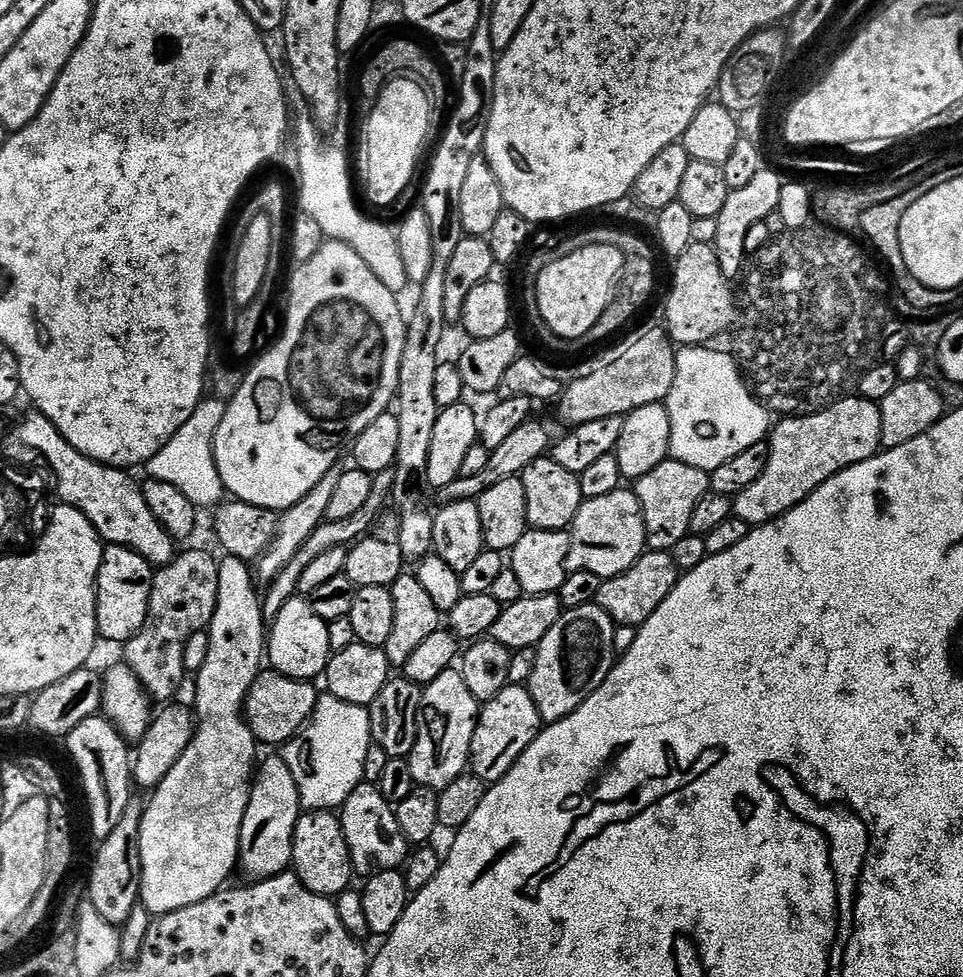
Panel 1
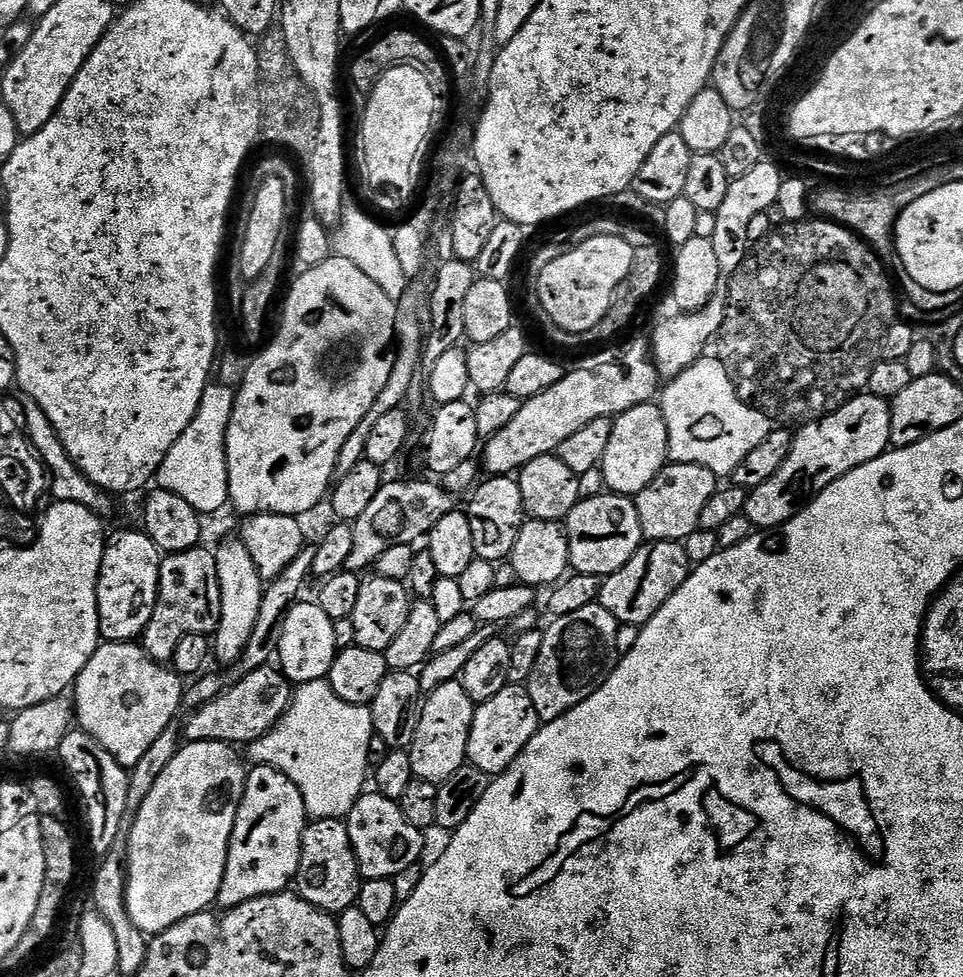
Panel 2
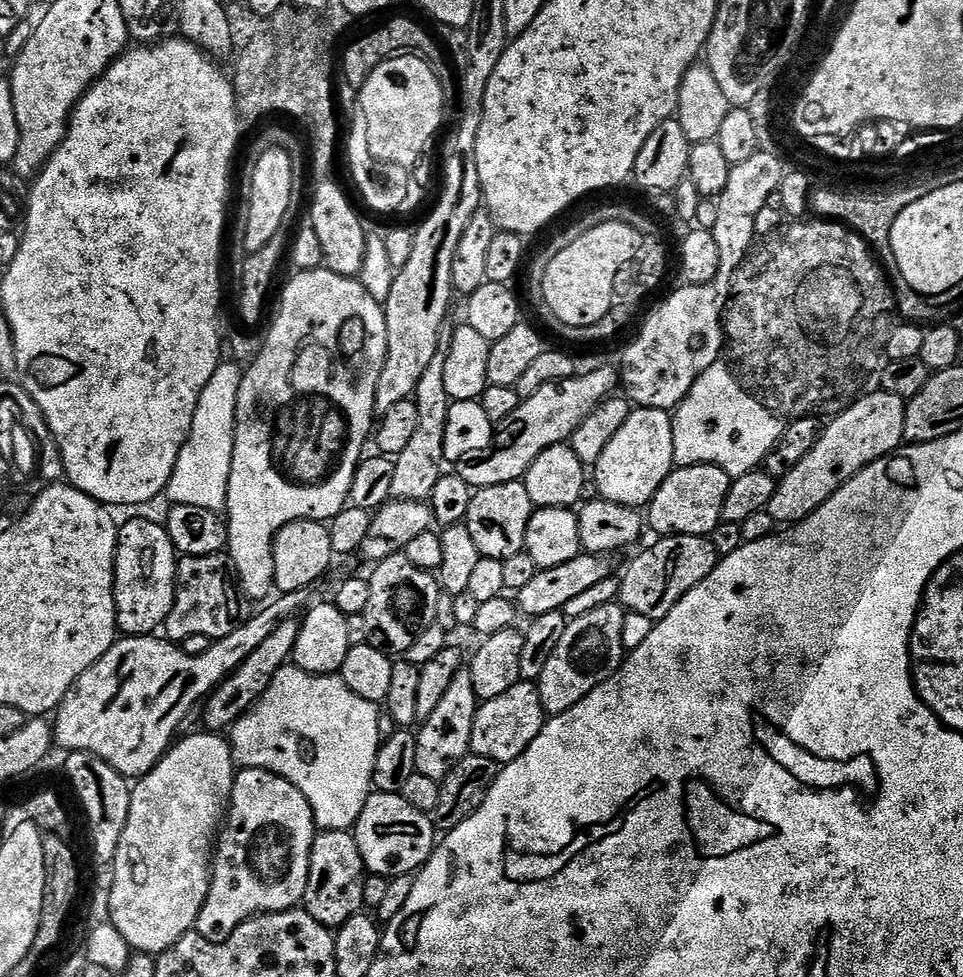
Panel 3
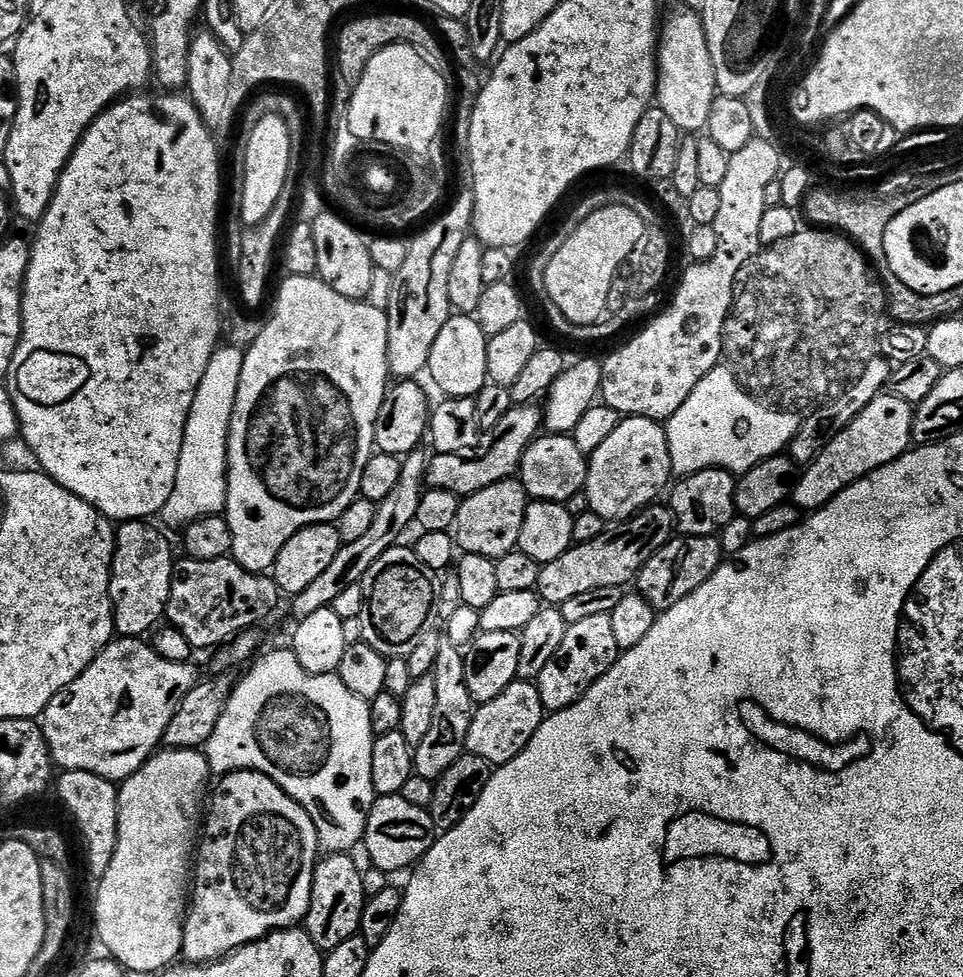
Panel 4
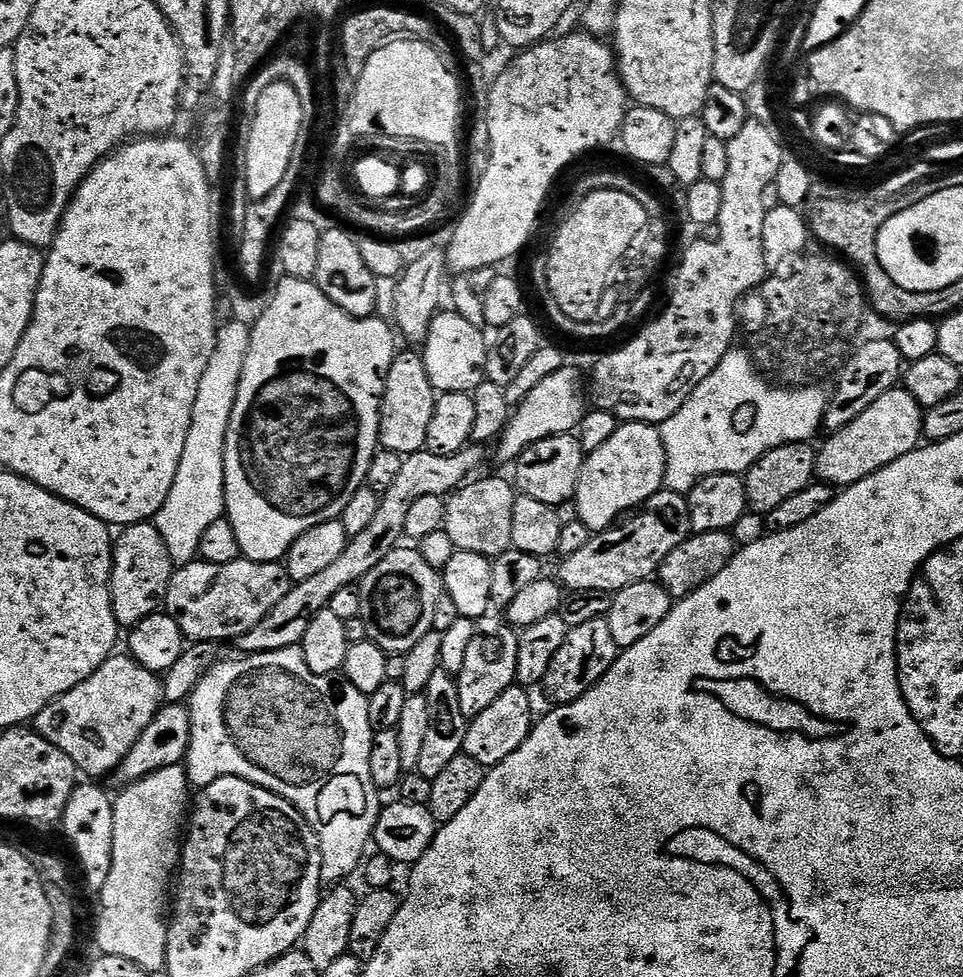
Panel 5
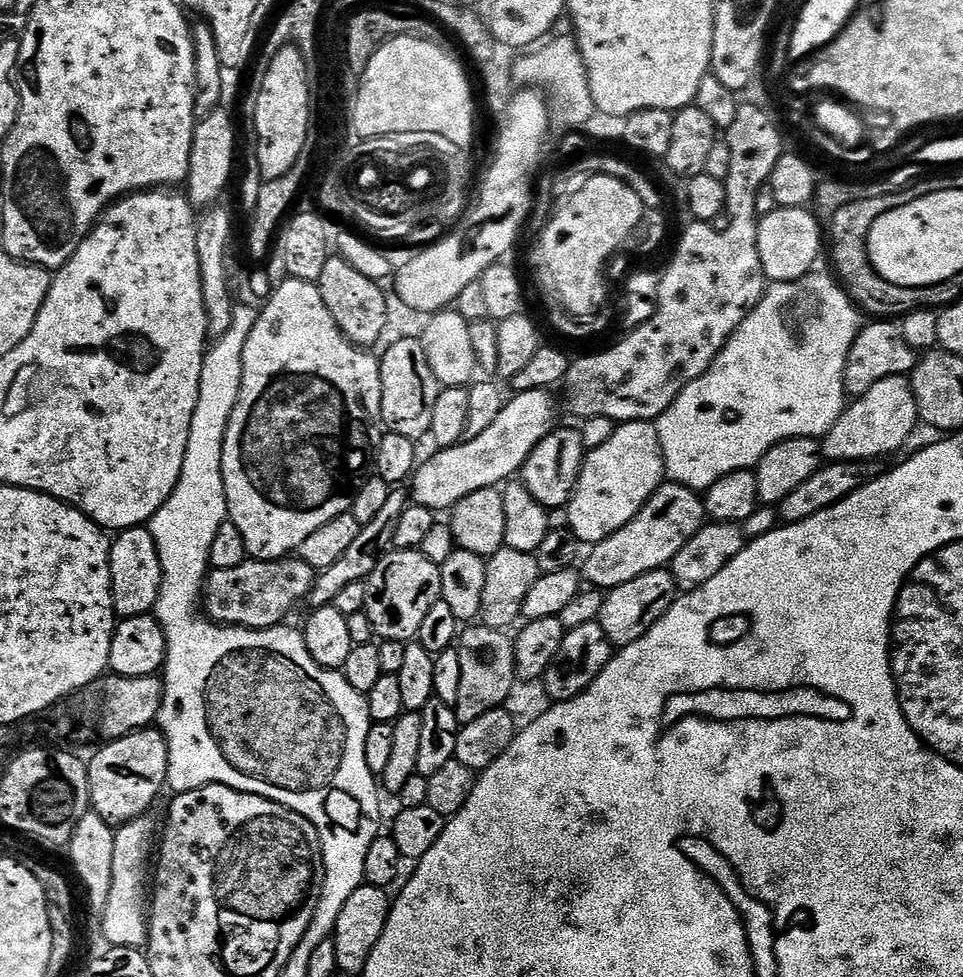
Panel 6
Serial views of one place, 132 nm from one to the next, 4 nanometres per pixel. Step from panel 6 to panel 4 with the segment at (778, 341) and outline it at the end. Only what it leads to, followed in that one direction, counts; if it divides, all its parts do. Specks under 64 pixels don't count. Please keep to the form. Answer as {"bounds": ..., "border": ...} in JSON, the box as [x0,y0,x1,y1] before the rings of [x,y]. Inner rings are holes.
{"bounds":[666,370,800,478],"border":[[[710,370],[666,422],[673,473],[683,478],[707,468],[722,468],[733,474],[749,472],[758,462],[781,455],[791,445],[800,421],[756,407],[749,394],[741,394],[728,370]]]}

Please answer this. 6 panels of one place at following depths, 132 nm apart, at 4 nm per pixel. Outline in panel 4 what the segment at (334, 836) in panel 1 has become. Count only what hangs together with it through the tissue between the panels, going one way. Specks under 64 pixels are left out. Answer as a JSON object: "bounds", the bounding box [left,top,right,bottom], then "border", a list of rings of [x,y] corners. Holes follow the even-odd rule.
{"bounds":[302,854,366,954],"border":[[[328,854],[317,863],[314,870],[310,906],[302,924],[325,954],[332,952],[334,946],[342,946],[346,938],[354,938],[360,931],[366,899],[362,886],[364,873],[361,865],[356,865],[352,858],[348,854]]]}

